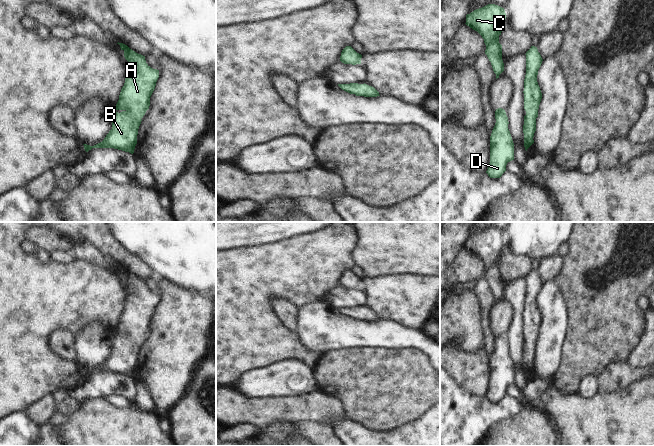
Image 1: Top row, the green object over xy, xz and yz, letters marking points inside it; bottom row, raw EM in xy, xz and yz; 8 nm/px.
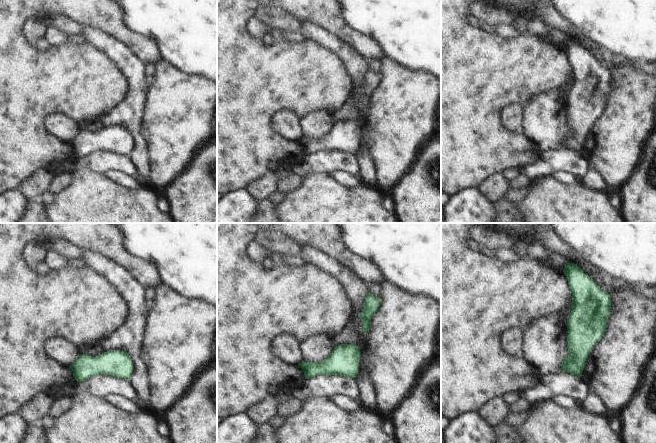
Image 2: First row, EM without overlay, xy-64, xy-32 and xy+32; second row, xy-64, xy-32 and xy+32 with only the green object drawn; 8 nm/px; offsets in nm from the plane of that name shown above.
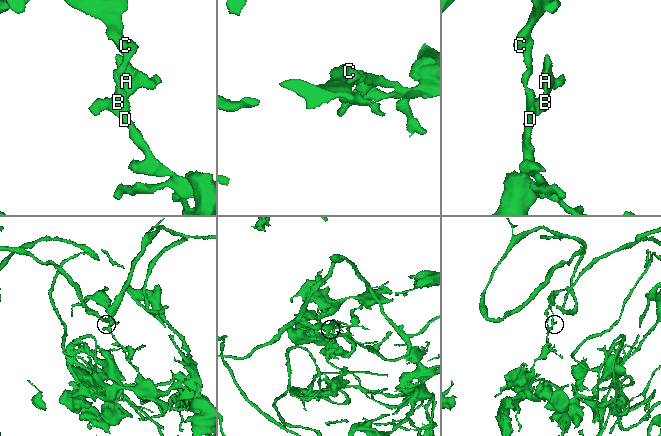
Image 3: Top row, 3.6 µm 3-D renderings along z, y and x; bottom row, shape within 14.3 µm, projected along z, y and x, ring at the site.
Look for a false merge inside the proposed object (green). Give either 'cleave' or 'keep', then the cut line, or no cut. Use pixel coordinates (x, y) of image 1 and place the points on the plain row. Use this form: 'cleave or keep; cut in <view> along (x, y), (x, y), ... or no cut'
keep; no cut

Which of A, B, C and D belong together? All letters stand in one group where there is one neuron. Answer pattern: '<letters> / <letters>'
A B C D

